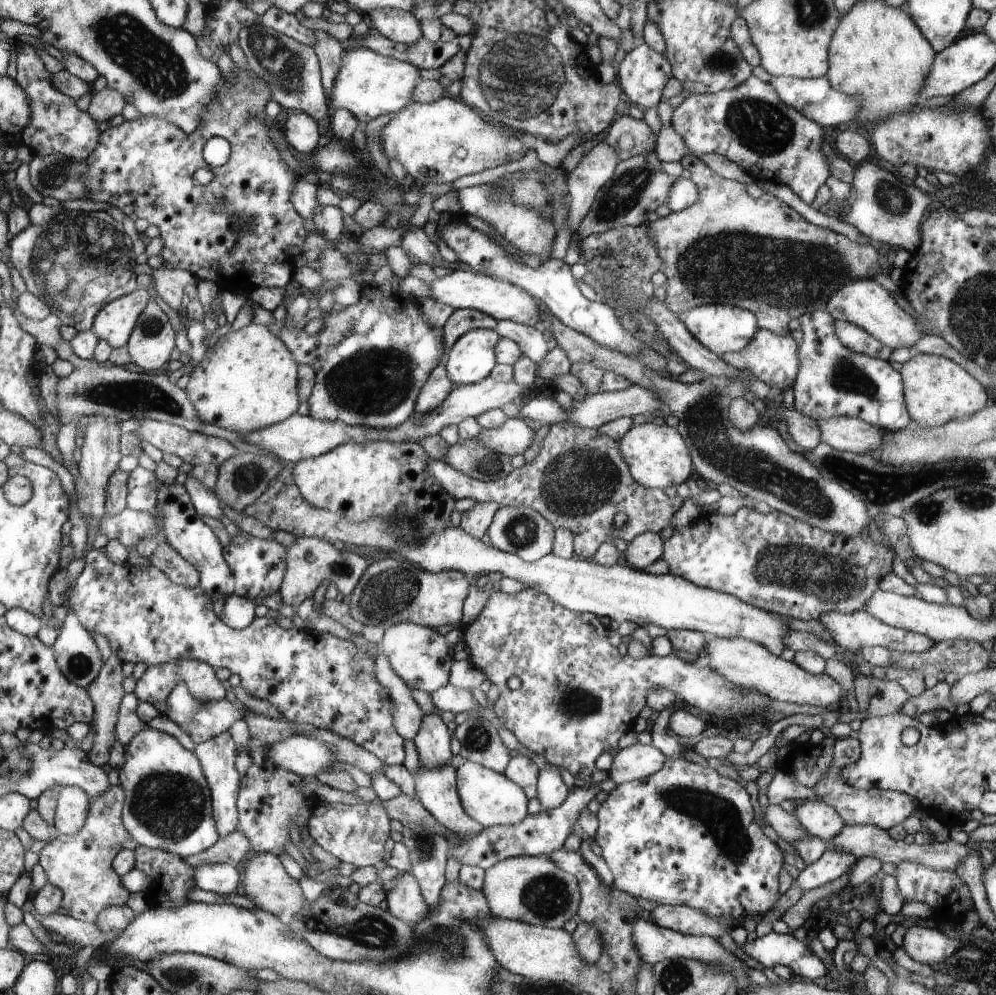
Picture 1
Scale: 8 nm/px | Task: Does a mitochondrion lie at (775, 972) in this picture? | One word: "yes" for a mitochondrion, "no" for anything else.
no

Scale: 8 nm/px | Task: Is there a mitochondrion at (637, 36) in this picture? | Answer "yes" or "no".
no

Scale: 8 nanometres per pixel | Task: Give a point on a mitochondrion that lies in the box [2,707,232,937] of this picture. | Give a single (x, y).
(170, 805)

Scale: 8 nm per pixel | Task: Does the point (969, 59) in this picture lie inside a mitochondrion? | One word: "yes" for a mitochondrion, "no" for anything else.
no

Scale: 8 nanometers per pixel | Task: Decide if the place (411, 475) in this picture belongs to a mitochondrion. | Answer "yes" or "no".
no

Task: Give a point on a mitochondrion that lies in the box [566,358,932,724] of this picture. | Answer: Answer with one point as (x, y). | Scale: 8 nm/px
(713, 445)

